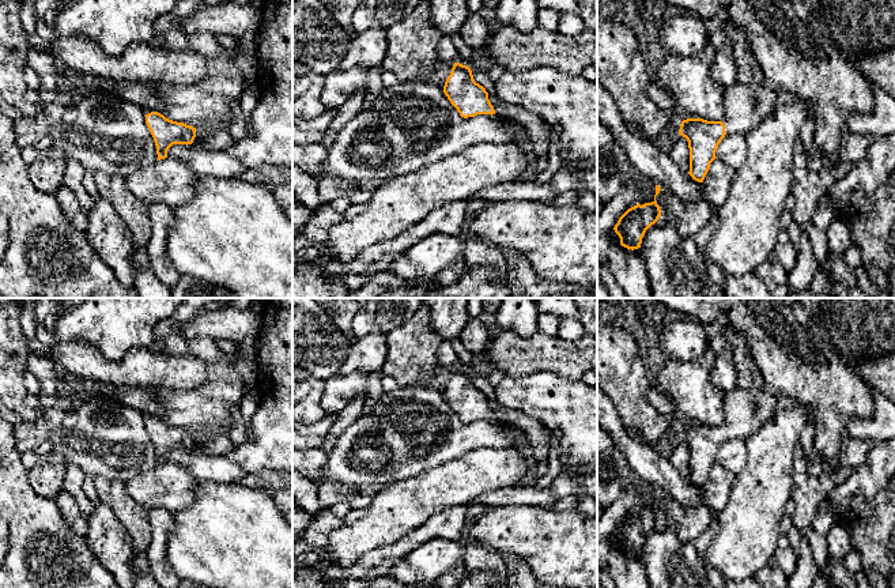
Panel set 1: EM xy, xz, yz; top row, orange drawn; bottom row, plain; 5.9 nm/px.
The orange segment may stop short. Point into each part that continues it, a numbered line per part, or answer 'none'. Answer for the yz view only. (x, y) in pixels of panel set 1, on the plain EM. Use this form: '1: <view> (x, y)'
1: yz (746, 410)

